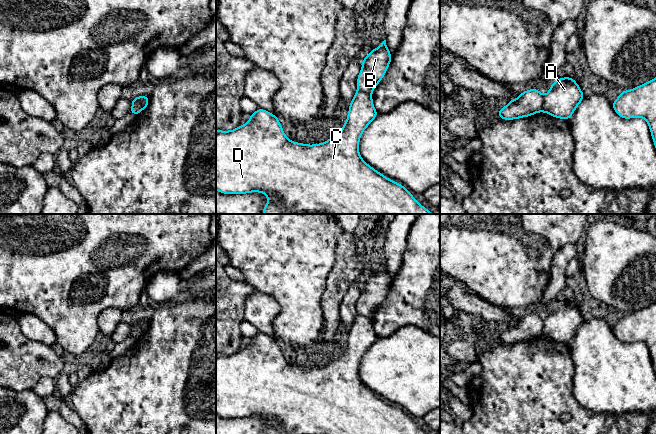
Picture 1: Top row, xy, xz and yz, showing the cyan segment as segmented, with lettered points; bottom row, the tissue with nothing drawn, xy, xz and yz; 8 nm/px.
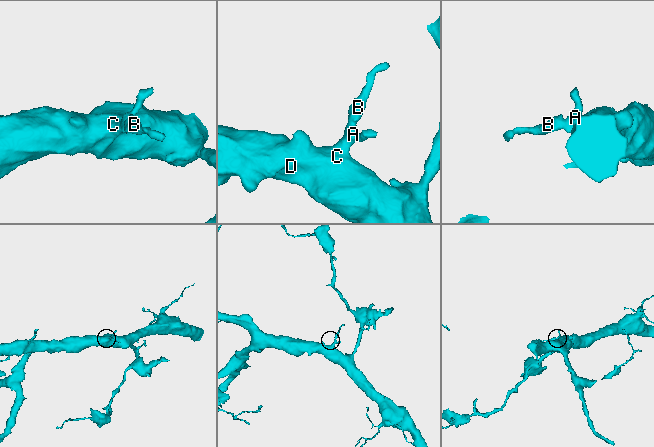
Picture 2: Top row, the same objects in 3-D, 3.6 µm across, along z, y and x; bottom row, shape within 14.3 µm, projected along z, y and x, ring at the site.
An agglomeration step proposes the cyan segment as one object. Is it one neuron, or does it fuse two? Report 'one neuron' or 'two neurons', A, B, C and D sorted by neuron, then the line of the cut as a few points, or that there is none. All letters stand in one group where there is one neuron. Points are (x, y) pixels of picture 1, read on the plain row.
two neurons | A C D / B | yz (543, 320), (541, 334)

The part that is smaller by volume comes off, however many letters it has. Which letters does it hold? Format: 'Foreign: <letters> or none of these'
Foreign: B

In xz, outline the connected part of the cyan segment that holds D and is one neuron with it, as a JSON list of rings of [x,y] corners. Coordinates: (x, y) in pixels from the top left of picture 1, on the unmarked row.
[[[357,314],[349,329],[347,344],[341,356],[321,368],[308,369],[290,365],[284,358],[283,352],[279,347],[279,342],[259,332],[253,338],[250,338],[250,343],[246,348],[240,349],[238,352],[230,355],[216,354],[216,414],[222,418],[264,417],[268,422],[268,427],[264,430],[263,434],[428,434],[403,409],[388,403],[361,382],[358,374],[360,361],[377,339],[378,336],[374,332],[372,320],[366,316]]]

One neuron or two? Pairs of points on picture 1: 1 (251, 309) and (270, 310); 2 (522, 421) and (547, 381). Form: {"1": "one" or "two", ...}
{"1": "one", "2": "one"}

